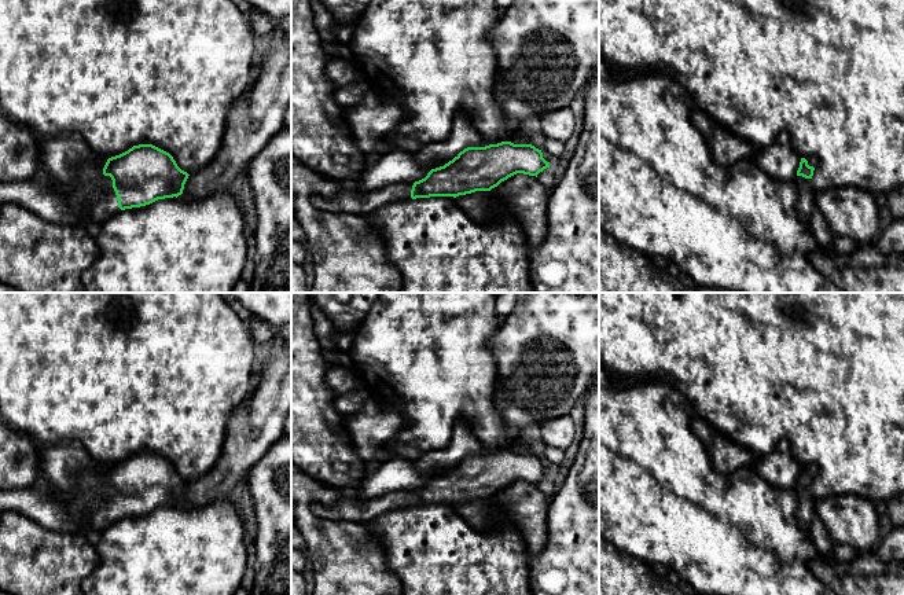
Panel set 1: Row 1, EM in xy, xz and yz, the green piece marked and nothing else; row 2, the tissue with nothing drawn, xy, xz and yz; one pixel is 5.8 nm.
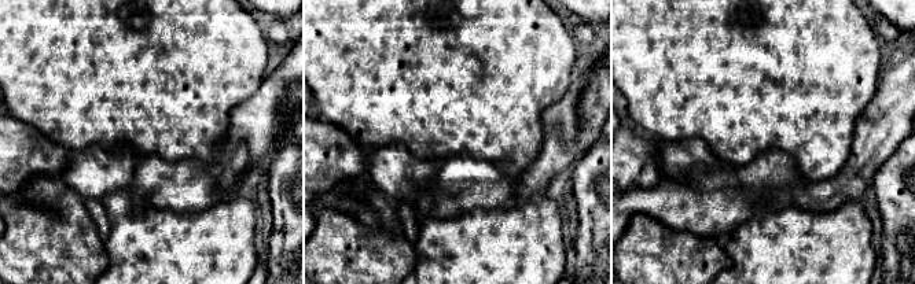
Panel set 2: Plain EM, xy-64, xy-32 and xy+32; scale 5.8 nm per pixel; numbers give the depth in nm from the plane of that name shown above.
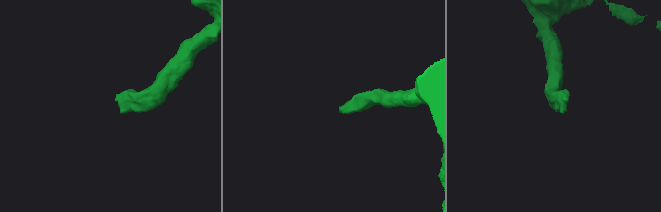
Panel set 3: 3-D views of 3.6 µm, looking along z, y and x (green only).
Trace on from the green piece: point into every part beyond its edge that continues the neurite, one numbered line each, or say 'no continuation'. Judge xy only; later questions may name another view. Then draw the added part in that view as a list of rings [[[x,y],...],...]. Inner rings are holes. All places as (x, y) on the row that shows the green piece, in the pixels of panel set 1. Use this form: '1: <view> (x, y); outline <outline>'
1: xy (94, 197); outline [[[87,165],[74,186],[38,170],[32,179],[0,183],[0,209],[3,205],[19,205],[48,223],[82,224],[85,217],[102,224],[120,212],[118,198],[110,176],[103,175],[104,165]]]

